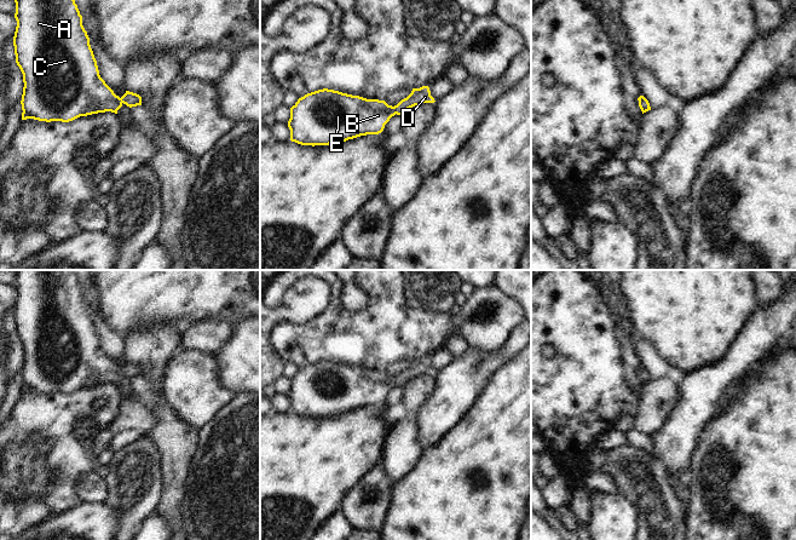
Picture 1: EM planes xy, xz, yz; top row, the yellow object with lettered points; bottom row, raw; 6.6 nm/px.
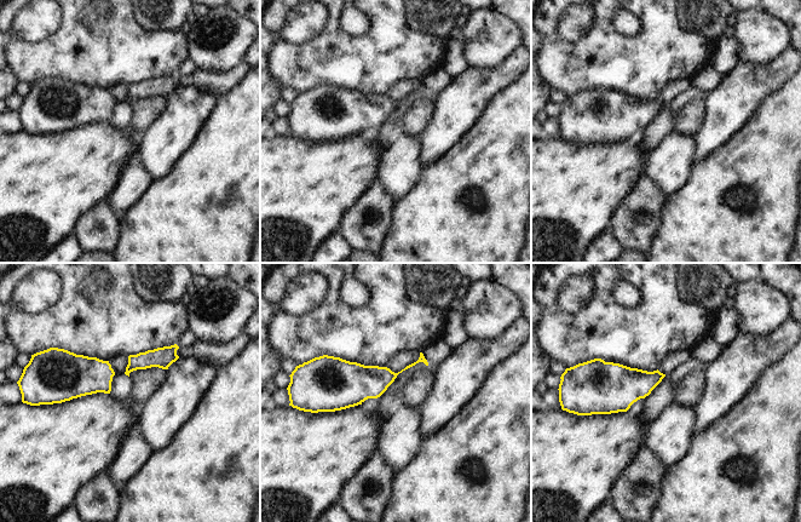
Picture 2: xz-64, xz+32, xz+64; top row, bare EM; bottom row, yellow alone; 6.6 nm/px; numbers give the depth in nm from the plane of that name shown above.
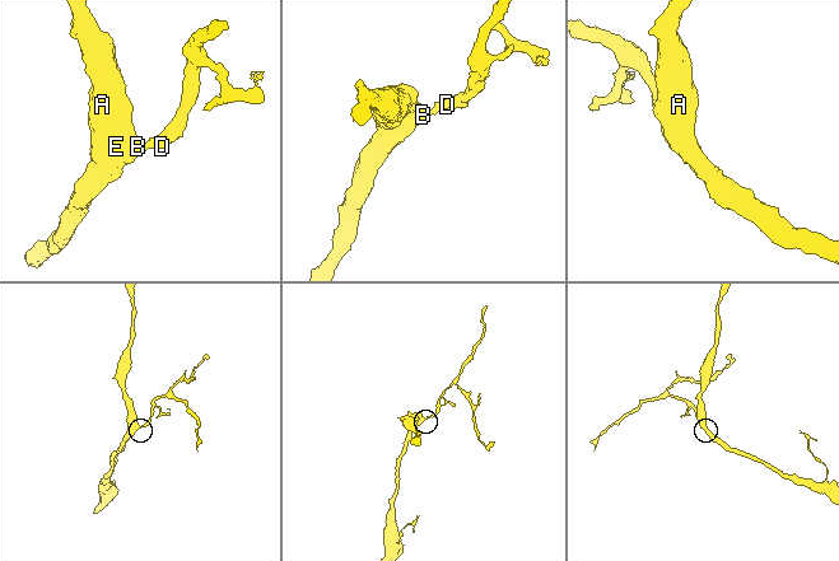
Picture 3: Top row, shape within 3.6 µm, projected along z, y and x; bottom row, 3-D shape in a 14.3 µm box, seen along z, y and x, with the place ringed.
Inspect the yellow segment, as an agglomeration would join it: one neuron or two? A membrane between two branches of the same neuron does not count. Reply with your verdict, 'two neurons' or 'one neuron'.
one neuron

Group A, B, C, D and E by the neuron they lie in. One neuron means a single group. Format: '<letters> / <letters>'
A B C D E

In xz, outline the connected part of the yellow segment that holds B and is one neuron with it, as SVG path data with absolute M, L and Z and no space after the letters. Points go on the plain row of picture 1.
M428 357L413 360L397 377L334 361L305 366L290 379L290 412L301 417L329 417L360 407L379 406L392 387L422 374L434 374Z

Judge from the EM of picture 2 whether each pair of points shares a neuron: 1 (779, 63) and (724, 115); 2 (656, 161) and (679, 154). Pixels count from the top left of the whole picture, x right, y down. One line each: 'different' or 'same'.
1: same
2: same

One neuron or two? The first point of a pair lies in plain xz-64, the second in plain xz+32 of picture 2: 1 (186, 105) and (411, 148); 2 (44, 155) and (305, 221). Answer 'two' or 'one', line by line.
1: two
2: one

